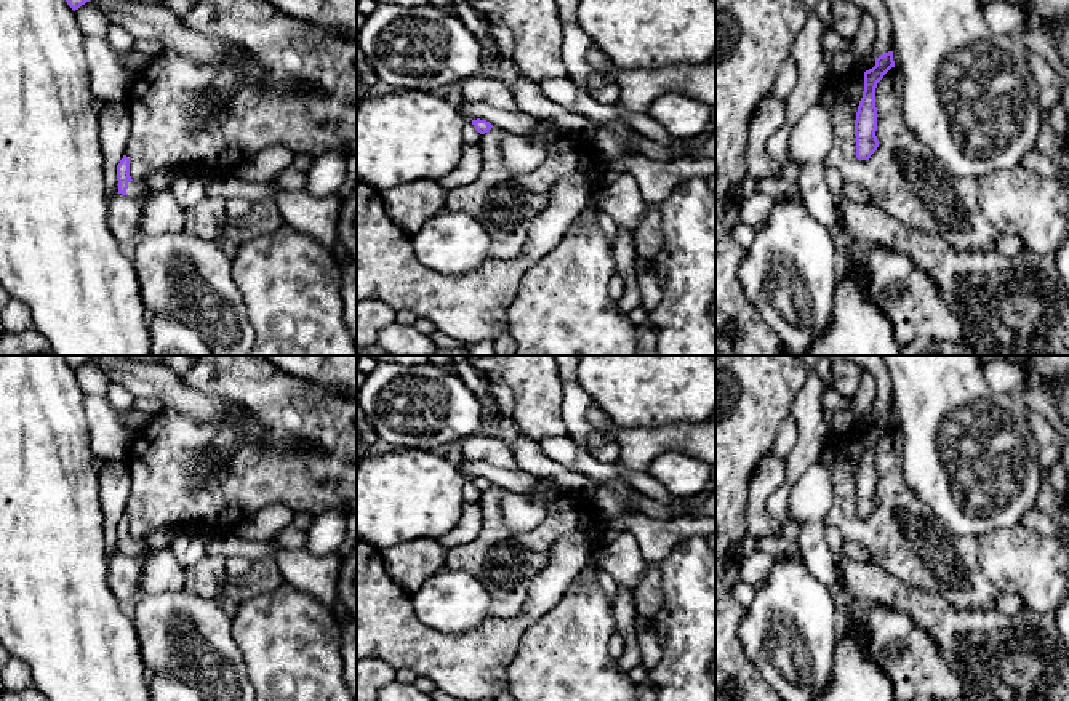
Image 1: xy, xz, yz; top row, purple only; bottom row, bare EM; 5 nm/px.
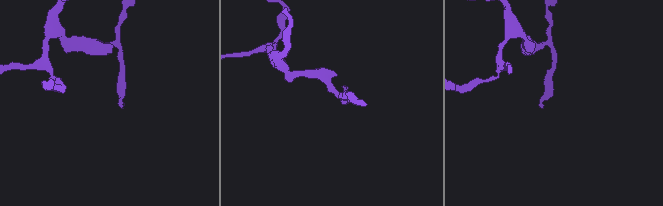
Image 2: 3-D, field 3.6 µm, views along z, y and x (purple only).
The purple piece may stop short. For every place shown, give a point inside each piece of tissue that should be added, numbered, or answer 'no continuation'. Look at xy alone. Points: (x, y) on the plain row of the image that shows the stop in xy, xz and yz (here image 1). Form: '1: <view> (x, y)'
1: xy (136, 548)

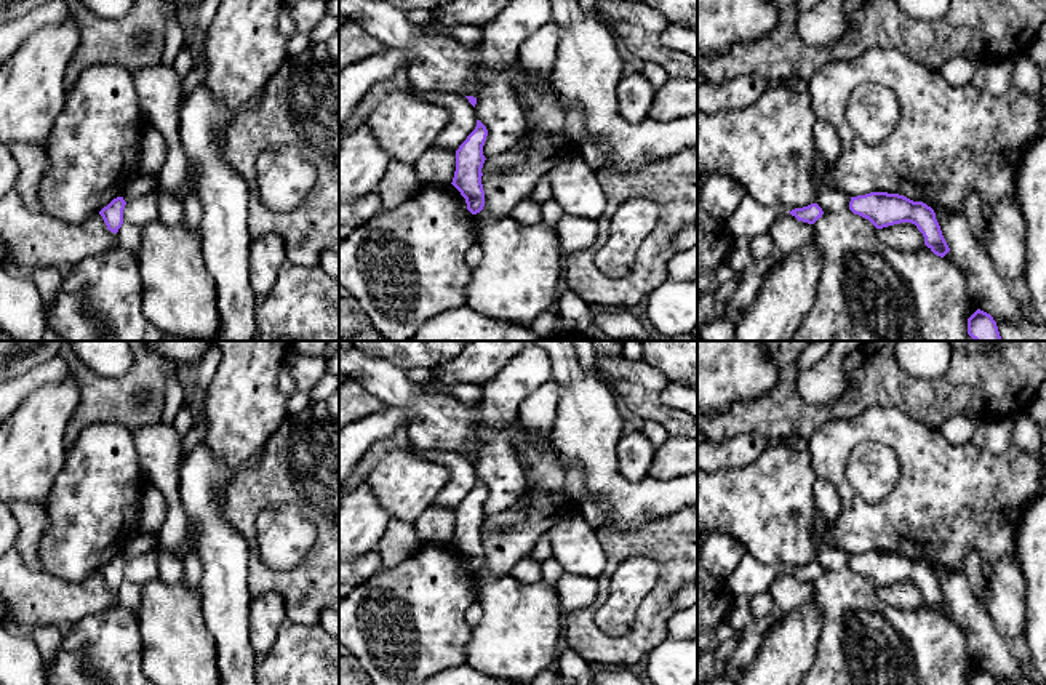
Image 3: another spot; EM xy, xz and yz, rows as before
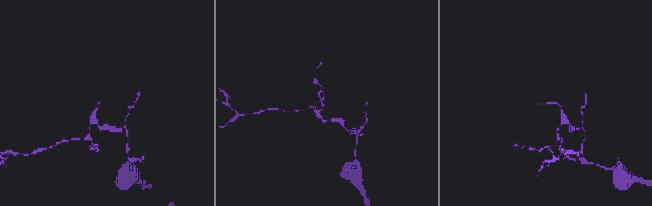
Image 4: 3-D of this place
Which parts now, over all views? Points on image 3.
no continuation

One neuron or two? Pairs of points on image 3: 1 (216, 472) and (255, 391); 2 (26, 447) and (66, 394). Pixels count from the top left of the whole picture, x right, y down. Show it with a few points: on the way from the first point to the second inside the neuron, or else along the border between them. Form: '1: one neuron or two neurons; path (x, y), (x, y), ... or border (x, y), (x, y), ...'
1: two neurons; border (203, 440), (224, 461), (232, 476)
2: one neuron; path (34, 434), (42, 418), (53, 407)

